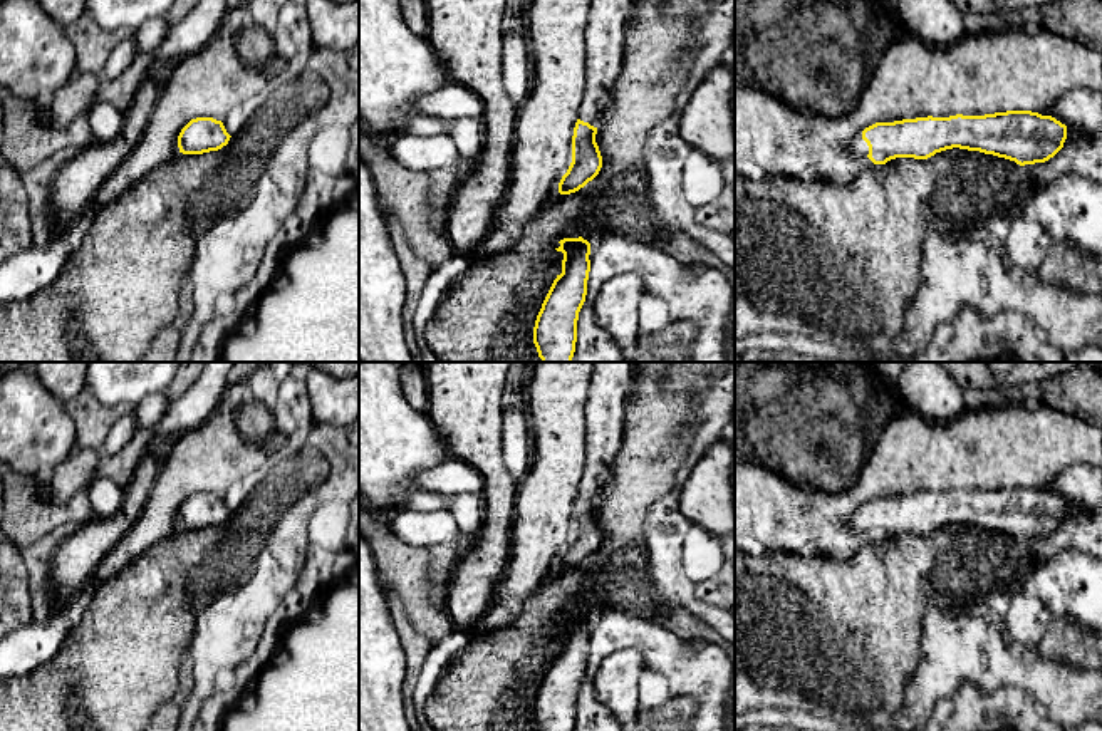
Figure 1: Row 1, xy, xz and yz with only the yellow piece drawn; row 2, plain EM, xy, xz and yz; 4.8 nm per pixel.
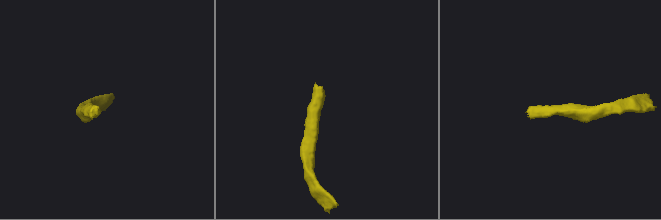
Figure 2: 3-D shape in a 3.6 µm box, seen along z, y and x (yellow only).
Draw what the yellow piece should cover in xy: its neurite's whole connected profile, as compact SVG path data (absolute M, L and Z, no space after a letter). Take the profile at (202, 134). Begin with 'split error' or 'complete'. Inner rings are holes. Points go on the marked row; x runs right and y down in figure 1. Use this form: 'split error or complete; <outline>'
complete; M196 117L181 129L178 148L183 154L203 154L221 149L230 137L221 121Z

